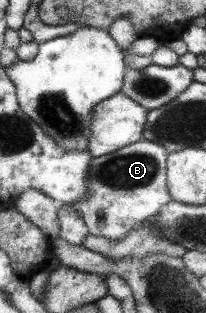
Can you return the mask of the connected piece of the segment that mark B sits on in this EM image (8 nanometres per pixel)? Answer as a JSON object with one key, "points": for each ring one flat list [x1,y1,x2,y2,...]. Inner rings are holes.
{"points":[[139,140,109,154,102,154,97,158,91,158,89,170,87,170,86,196,77,203,71,204,72,208,83,219,89,234,105,236,109,240,123,238,137,223,145,221,145,218,157,215,157,212,170,202,170,197,165,184,167,151,159,144,149,140]]}

